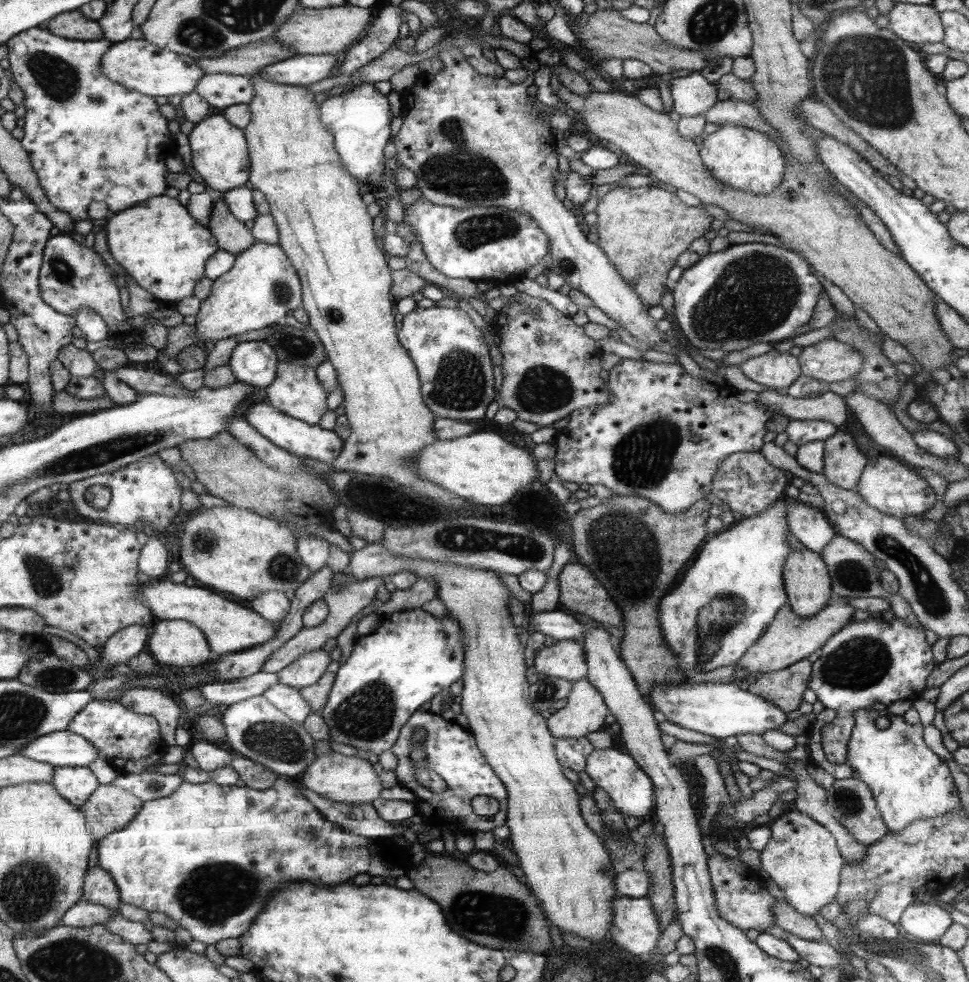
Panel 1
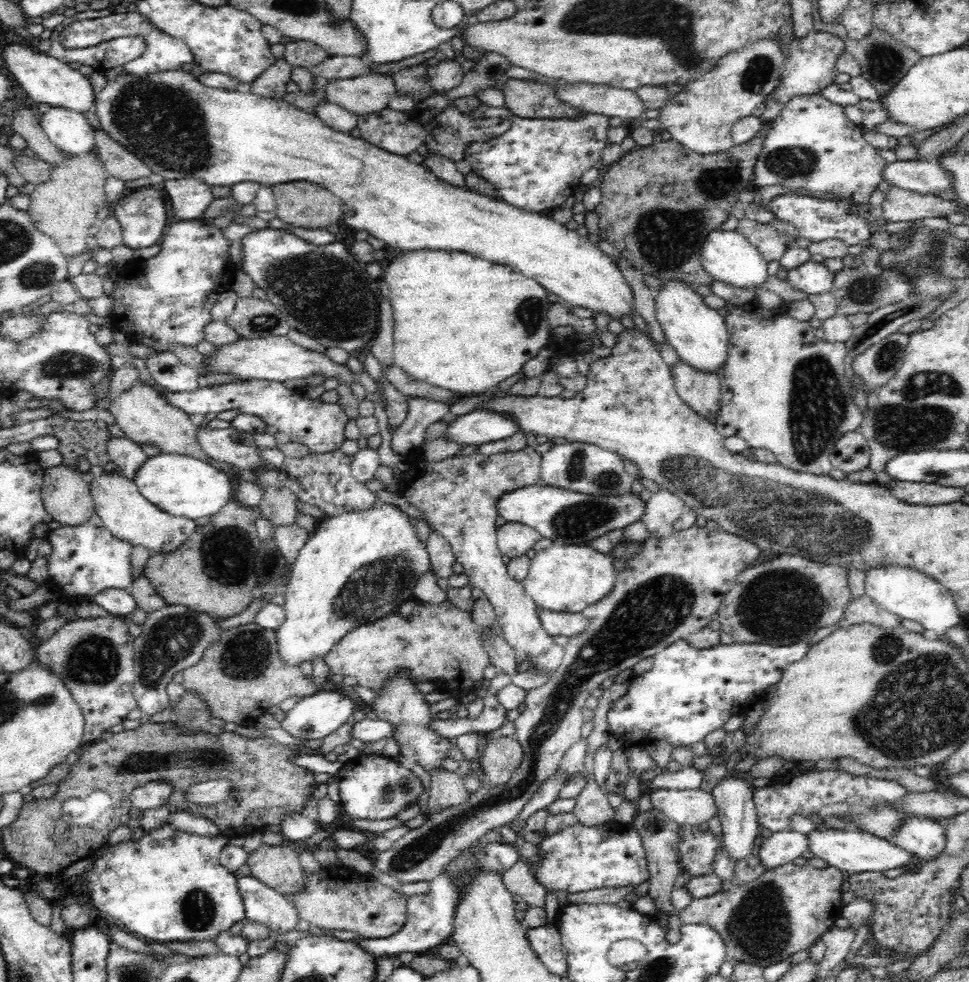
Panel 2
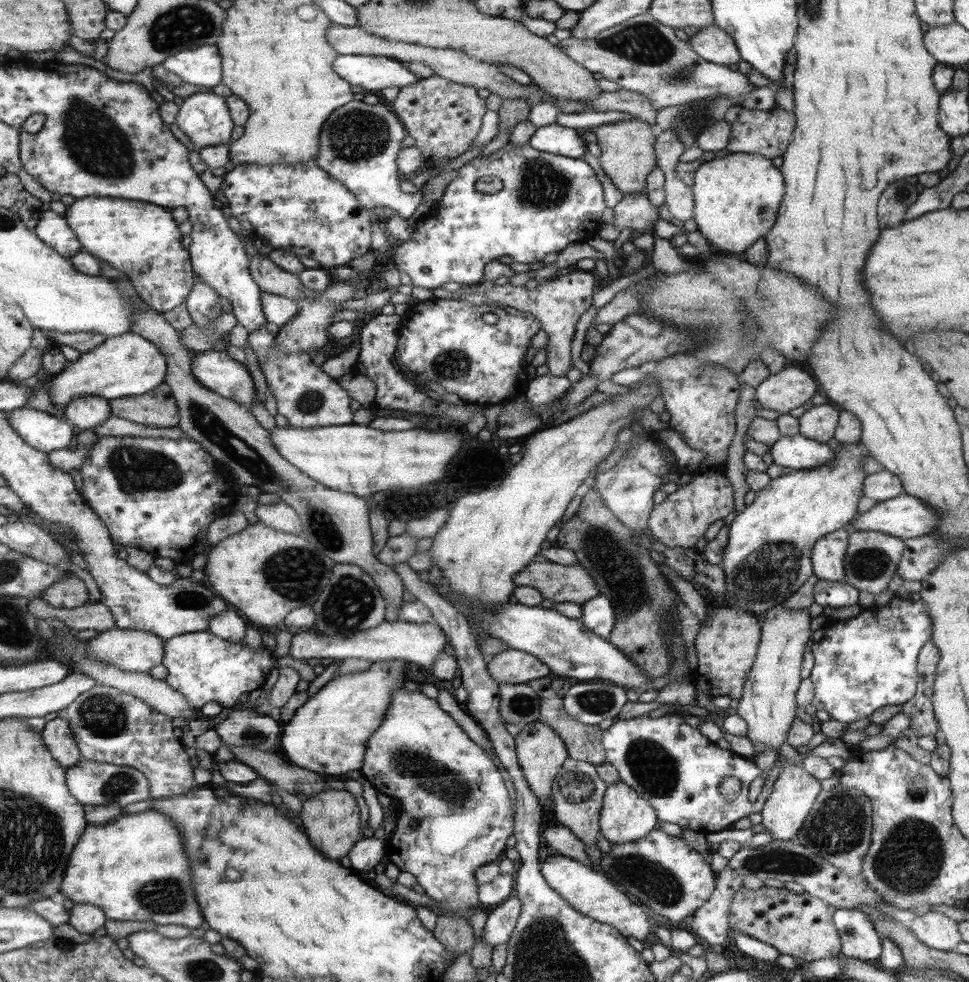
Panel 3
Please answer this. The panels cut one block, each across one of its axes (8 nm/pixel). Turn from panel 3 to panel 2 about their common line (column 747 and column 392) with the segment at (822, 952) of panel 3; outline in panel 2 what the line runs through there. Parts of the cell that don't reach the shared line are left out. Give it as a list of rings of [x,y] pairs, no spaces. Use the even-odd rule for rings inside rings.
[[[342,864],[321,867],[319,871],[304,868],[300,888],[286,896],[297,910],[297,916],[308,920],[313,928],[350,930],[363,938],[387,937],[399,931],[406,922],[407,896]]]

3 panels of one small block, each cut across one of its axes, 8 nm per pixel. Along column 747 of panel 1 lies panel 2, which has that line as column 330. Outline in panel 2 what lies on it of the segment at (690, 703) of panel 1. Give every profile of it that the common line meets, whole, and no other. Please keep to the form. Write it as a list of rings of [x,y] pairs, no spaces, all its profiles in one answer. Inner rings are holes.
[[[320,690],[316,694],[302,697],[286,713],[285,718],[281,721],[281,727],[296,738],[318,740],[339,729],[348,719],[352,718],[352,713],[359,706],[361,706],[360,702],[353,696],[346,696],[340,690]]]

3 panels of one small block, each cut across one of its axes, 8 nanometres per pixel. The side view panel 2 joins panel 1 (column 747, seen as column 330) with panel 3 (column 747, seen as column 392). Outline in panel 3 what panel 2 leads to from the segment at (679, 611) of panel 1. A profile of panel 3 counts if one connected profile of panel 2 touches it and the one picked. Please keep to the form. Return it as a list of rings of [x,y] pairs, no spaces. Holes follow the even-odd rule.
[[[861,440],[856,443],[841,442],[839,449],[835,451],[835,459],[833,461],[813,469],[793,470],[790,474],[786,474],[786,476],[772,479],[762,490],[757,491],[755,501],[750,505],[746,505],[744,510],[734,518],[734,521],[729,527],[728,543],[726,544],[726,549],[724,549],[724,555],[722,555],[722,565],[720,565],[722,570],[724,570],[724,582],[726,582],[726,591],[723,593],[724,600],[722,600],[724,606],[722,607],[736,607],[748,611],[750,614],[763,620],[766,613],[768,613],[773,606],[778,606],[788,601],[803,585],[805,585],[808,578],[812,578],[812,576],[815,575],[813,566],[813,547],[822,537],[826,537],[836,530],[849,527],[852,520],[859,515],[858,502],[860,502],[860,498],[862,498],[864,493],[864,480],[868,475],[862,469],[861,464],[867,455],[870,454],[868,454],[867,448]]]

